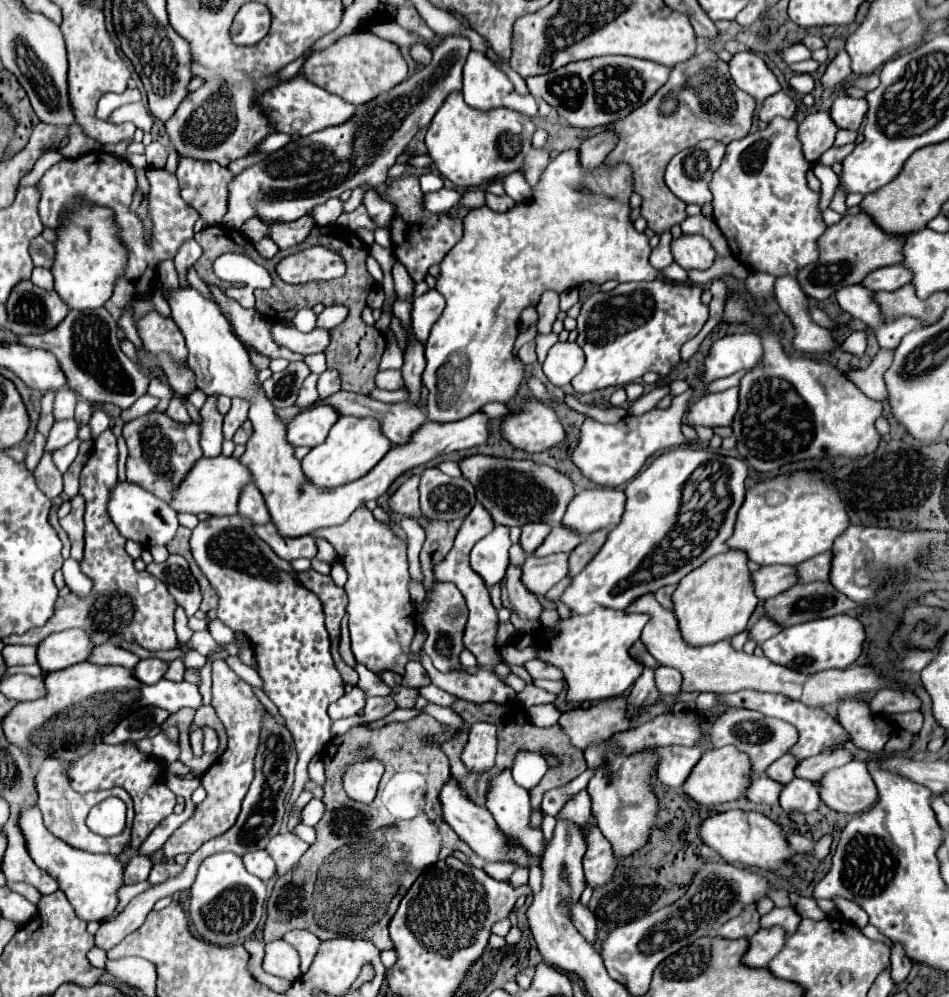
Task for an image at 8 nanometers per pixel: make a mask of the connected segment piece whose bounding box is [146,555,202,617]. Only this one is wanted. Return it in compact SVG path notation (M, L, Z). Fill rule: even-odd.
M170 555L168 561L164 561L160 565L158 563L150 563L146 567L146 571L152 573L154 577L158 577L160 581L166 581L168 591L172 593L176 603L180 607L184 607L188 617L192 617L198 611L200 601L202 601L200 587L198 587L198 581L192 577L184 557Z

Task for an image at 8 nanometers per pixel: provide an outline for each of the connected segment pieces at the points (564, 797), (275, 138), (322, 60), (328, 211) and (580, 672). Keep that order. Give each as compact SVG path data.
M588 767L578 779L570 781L566 787L546 791L544 797L542 797L542 811L544 811L546 815L556 815L556 813L560 811L560 807L564 807L564 803L566 803L570 797L574 797L578 791L586 789L588 781L592 779L592 773L594 773L594 769Z
M270 133L262 143L258 143L258 147L252 151L252 153L272 153L272 151L278 151L280 147L284 147L292 137L286 135L286 133Z
M356 33L356 35L338 39L326 51L314 53L306 61L304 73L318 87L324 87L326 91L336 93L338 97L342 97L352 105L360 105L360 103L368 103L376 95L402 83L408 77L408 65L402 53L398 51L398 47L376 47L376 35Z
M328 199L324 205L318 205L310 211L310 217L320 225L320 223L332 223L332 219L338 219L342 211L342 201L340 199Z
M596 607L586 615L572 613L570 619L560 619L556 639L536 645L542 661L562 669L568 683L568 701L618 697L630 689L642 673L642 665L630 657L628 649L640 639L646 623L648 615L626 615L624 611Z

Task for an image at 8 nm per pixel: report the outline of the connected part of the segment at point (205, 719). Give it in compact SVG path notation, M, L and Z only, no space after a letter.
M202 705L196 711L196 717L194 717L191 725L190 733L200 729L200 727L212 727L212 729L216 729L216 733L220 735L220 747L218 747L218 755L220 755L224 751L224 747L226 747L226 729L224 729L222 721L218 719L218 715L216 715L211 705Z

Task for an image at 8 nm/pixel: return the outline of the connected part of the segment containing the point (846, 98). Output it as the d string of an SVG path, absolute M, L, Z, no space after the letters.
M838 95L832 105L832 119L840 129L856 131L868 111L866 99L856 99L850 95Z

